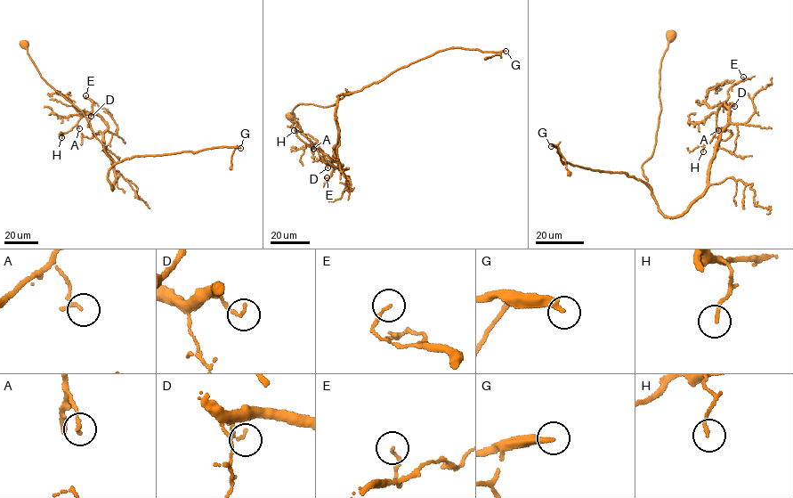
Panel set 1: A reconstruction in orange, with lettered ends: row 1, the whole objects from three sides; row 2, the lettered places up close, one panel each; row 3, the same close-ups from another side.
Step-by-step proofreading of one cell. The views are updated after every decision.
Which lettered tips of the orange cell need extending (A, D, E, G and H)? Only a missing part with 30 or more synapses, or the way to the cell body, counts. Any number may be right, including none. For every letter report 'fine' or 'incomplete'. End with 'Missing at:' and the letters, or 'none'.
A: fine
D: fine
E: fine
G: incomplete
H: fine
Missing at: G

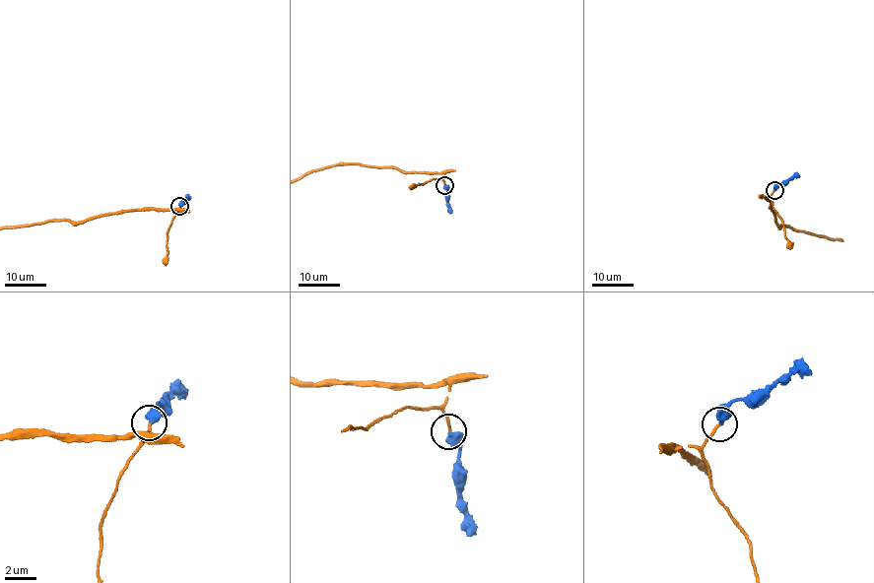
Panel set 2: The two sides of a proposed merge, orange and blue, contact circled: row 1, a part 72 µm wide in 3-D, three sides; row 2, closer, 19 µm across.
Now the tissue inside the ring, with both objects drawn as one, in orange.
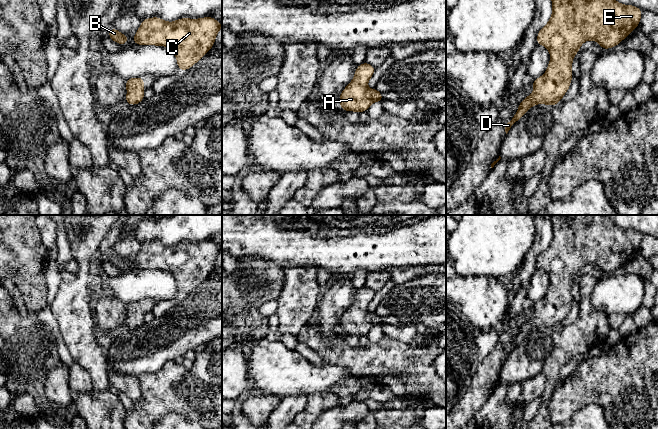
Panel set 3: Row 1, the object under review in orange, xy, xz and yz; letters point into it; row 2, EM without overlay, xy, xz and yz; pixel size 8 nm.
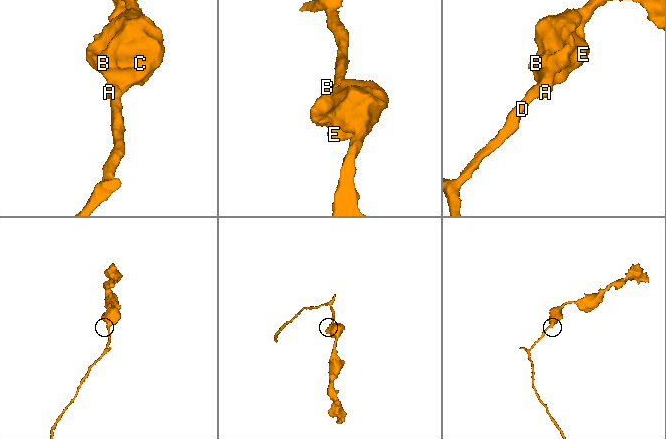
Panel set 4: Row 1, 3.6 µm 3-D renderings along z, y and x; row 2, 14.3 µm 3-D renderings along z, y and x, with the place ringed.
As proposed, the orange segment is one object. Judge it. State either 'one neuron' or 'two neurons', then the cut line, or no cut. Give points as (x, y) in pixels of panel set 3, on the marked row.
one neuron; cut none

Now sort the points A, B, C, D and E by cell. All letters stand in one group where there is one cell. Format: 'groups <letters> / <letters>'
groups A B C D E

